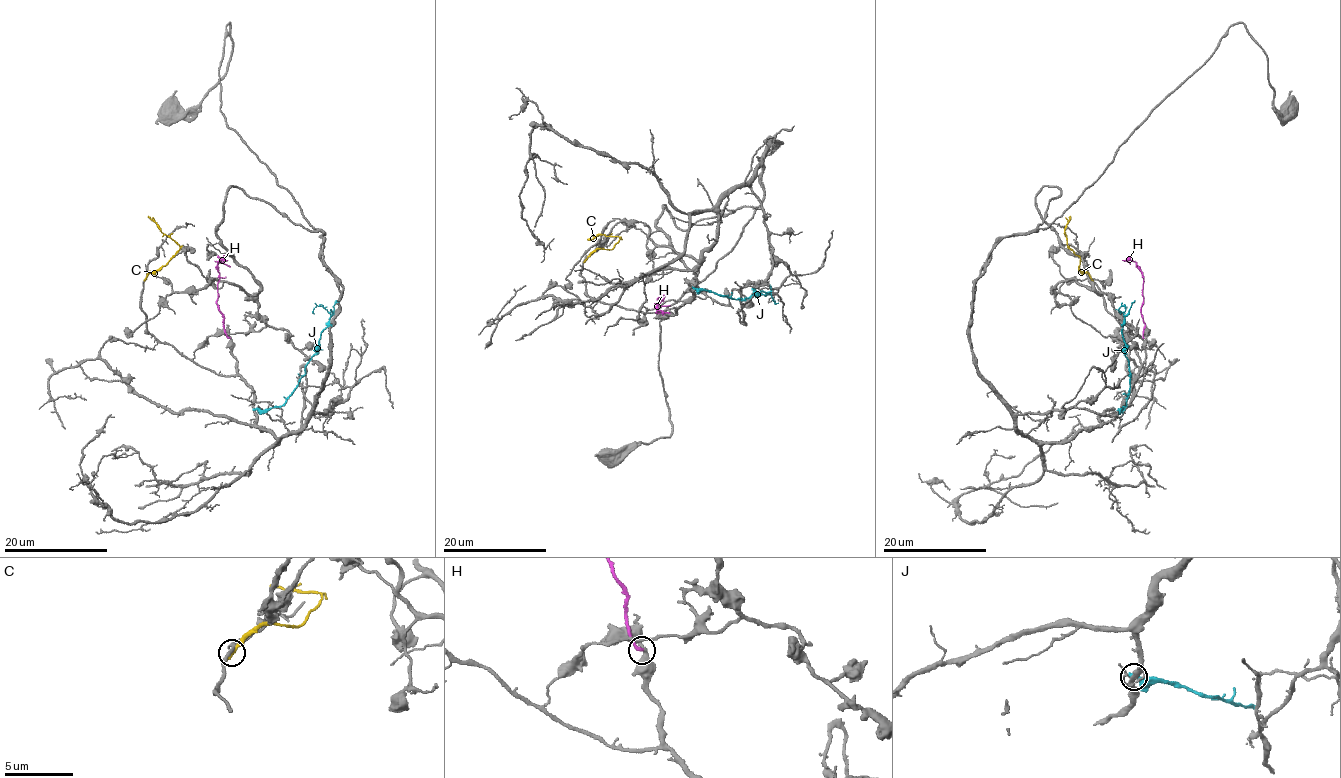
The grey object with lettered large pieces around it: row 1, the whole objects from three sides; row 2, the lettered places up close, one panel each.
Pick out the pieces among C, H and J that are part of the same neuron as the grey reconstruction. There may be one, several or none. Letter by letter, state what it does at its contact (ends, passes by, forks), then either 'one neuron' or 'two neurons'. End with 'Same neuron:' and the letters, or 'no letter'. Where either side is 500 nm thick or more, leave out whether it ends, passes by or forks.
C: it ends; two neurons
H: it ends; one neuron
J: it ends; two neurons
Same neuron: H

